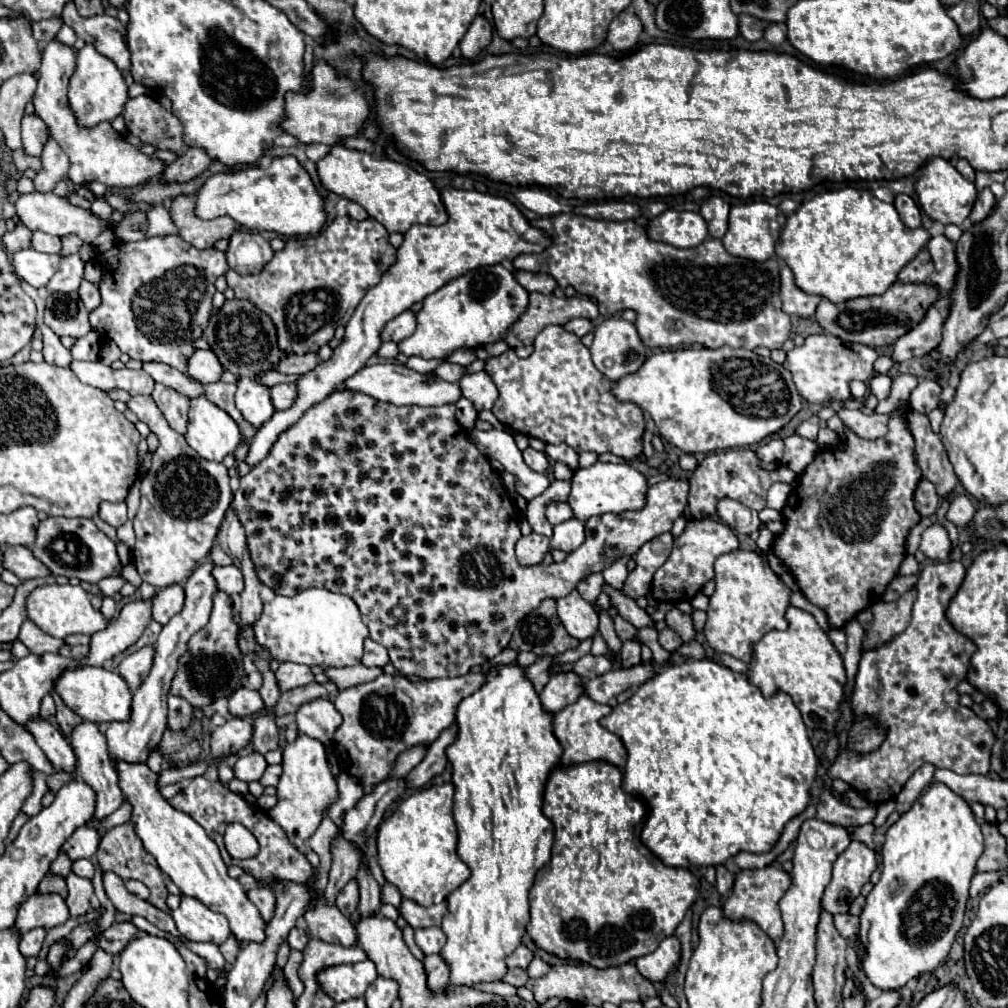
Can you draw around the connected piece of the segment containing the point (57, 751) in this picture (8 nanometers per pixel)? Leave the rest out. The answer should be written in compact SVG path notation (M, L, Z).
M43 718L31 720L27 726L29 726L29 732L33 734L37 746L45 752L45 756L51 760L51 764L55 766L57 772L73 774L77 770L75 750L69 744L69 740L55 726L45 722Z

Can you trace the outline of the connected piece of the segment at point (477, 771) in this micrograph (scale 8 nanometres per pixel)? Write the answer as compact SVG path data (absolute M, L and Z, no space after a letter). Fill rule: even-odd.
M517 662L489 666L485 670L485 684L457 704L455 724L457 738L447 746L447 758L453 766L453 814L459 830L457 854L469 866L471 876L447 896L447 914L441 924L447 942L441 956L451 968L449 982L471 986L475 982L501 980L507 972L505 956L521 944L521 936L525 934L529 922L527 894L537 870L549 862L553 846L553 824L541 812L543 788L549 772L559 764L563 750L553 734L553 714L541 706L533 682Z

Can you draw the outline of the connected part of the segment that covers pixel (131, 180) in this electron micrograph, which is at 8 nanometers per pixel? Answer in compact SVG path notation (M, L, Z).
M57 38L45 44L43 50L43 60L39 68L39 80L37 80L37 90L33 96L33 106L35 114L47 124L51 136L59 142L59 146L67 152L69 156L69 180L79 186L85 182L103 182L107 186L117 186L117 188L131 188L137 184L143 184L157 174L163 172L165 164L159 160L151 160L149 156L141 154L135 146L125 142L123 136L119 136L109 122L101 122L95 128L79 128L75 124L73 112L67 106L67 84L69 78L75 70L75 50Z

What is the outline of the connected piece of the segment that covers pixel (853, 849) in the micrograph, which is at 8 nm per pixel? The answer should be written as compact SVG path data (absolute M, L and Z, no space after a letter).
M851 842L849 848L835 860L831 882L825 888L821 906L831 914L847 912L851 902L859 896L865 882L869 882L877 868L877 856L861 842Z

